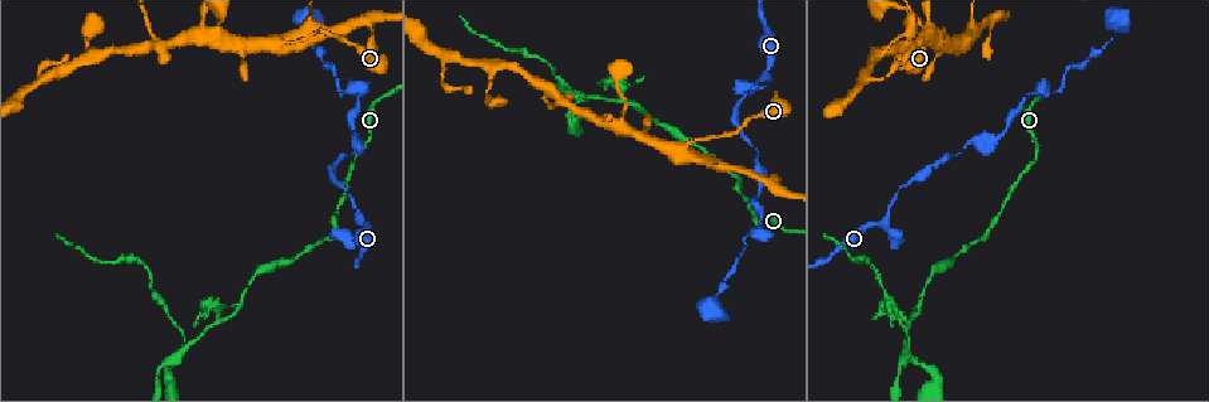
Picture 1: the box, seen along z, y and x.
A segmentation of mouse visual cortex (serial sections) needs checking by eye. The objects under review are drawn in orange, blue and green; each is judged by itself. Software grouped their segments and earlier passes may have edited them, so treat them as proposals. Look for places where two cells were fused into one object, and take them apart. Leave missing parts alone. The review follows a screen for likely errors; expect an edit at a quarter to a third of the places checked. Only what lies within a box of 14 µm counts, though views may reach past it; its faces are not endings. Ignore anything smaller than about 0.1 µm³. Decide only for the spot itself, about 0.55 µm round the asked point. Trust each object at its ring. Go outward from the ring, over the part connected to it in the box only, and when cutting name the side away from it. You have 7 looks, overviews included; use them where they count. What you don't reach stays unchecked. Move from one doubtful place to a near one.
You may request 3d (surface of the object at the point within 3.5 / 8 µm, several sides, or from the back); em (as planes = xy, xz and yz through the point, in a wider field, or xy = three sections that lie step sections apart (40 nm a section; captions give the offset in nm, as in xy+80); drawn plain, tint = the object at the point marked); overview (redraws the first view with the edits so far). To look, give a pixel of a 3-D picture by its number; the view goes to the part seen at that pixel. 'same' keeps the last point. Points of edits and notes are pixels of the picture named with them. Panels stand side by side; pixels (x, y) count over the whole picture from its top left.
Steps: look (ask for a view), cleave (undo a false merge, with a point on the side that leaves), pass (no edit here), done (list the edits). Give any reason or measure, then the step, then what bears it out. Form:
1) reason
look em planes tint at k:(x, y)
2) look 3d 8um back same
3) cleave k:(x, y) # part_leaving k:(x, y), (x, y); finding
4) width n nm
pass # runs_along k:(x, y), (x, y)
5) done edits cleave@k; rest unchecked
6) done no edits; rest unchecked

a narrow waist
look 3d 3.5um at 1:(364, 223)

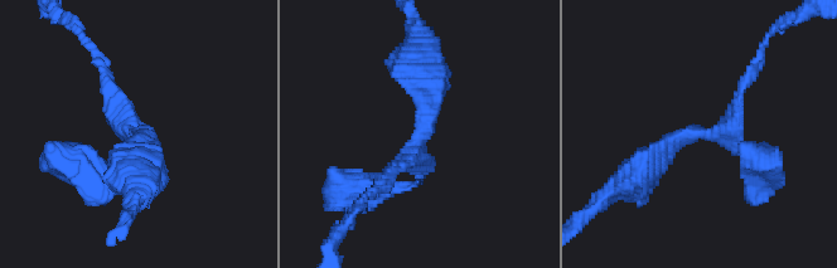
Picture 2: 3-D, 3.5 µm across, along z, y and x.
arms 3; arm_widths 100, 150, 300 nm
look em xy step 1 tint at 2:(722, 131)

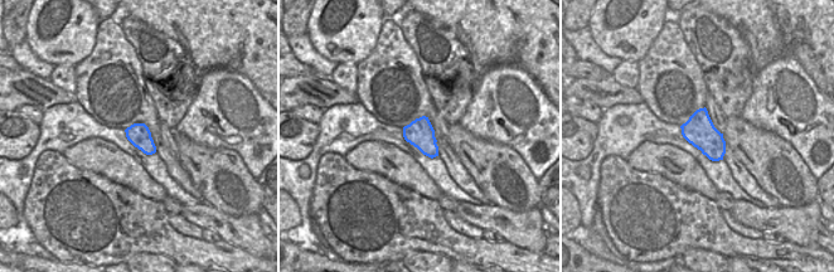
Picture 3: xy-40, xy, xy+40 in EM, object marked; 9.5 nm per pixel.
width 260 nm
pass # runs_along 2:(651, 165), (680, 137), (722, 134), (754, 64); continuous, no second cell

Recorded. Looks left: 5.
narrows sharply
look 3d 8um at 1:(1029, 92)

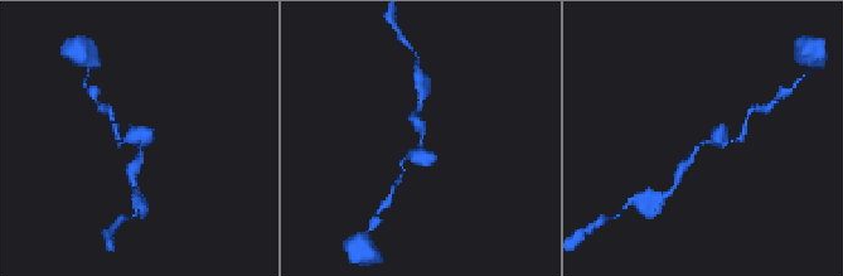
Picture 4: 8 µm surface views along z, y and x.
zoom in
look 3d 3.5um at 4:(699, 145)

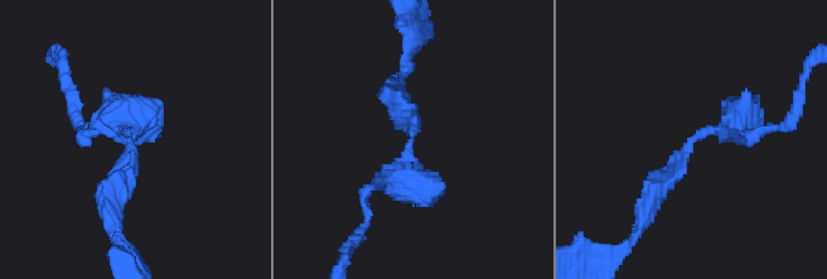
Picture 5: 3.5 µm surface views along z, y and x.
look em xy step 3 tint at 5:(410, 142)

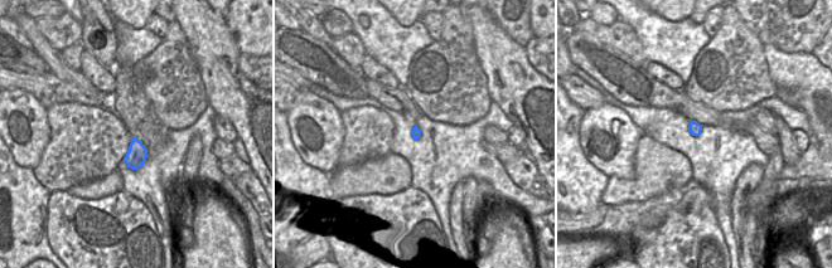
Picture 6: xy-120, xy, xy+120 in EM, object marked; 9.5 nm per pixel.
width 90 nm
pass # runs_along 5:(652, 201), (697, 134), (749, 134); one cell here

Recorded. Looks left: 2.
look 3d 3.5um at 1:(1068, 68)

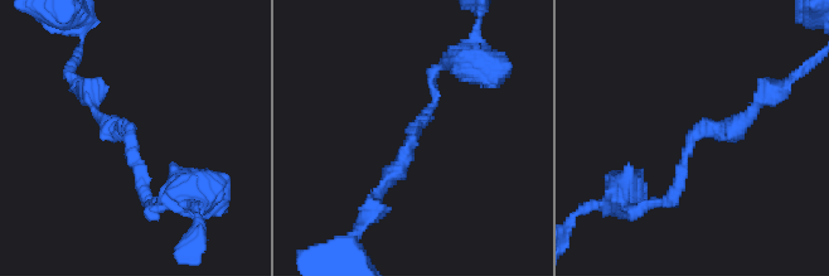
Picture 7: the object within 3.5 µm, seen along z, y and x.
arm_widths 150, 150 nm; shape alone is not enough
look em xy step 3 tint at 7:(409, 142)

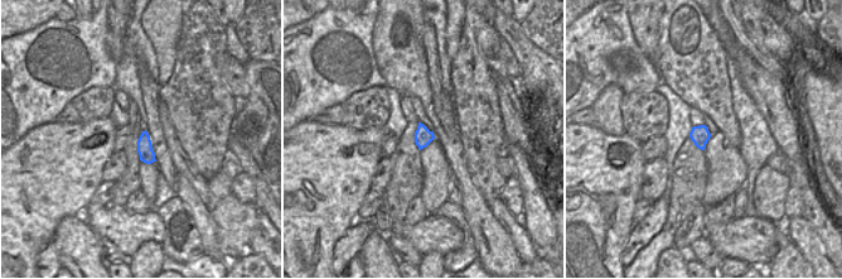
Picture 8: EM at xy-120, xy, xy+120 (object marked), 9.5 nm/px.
pass # runs_along 7:(668, 201), (699, 127), (761, 101); one cell here

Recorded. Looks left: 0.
done no edits; rest unchecked

